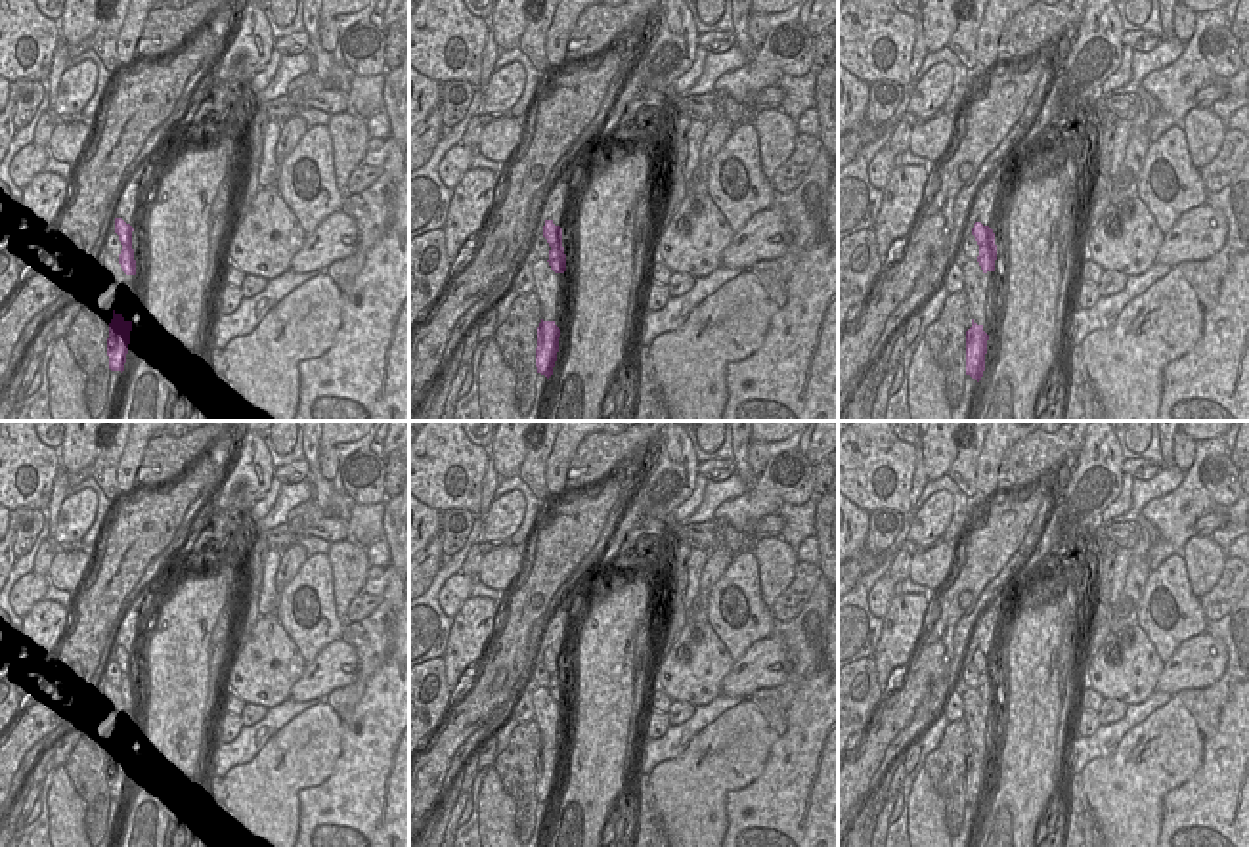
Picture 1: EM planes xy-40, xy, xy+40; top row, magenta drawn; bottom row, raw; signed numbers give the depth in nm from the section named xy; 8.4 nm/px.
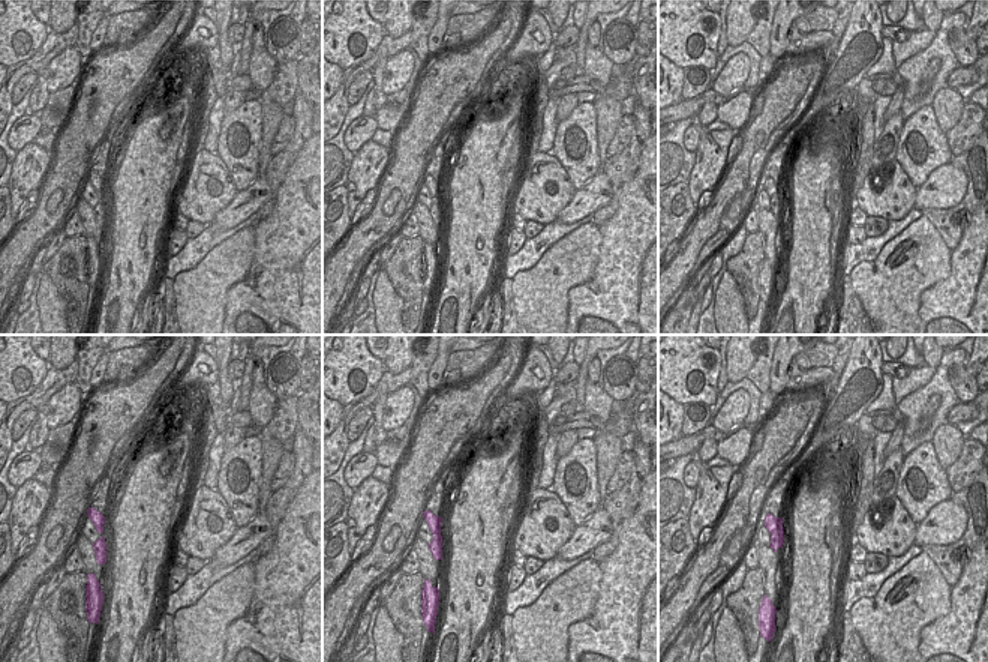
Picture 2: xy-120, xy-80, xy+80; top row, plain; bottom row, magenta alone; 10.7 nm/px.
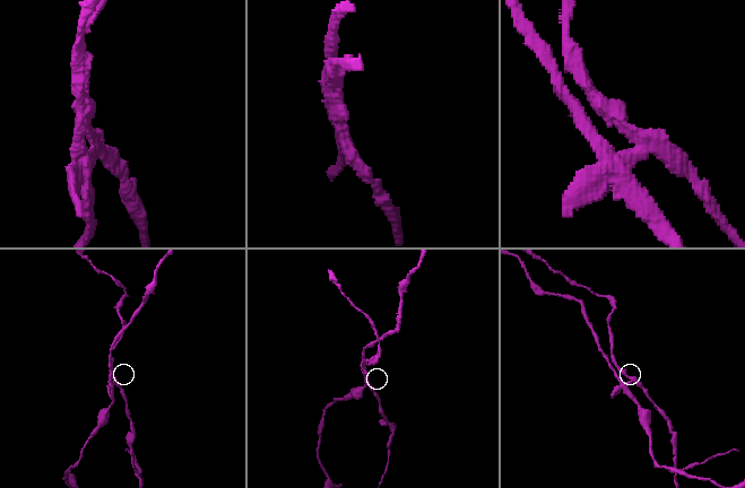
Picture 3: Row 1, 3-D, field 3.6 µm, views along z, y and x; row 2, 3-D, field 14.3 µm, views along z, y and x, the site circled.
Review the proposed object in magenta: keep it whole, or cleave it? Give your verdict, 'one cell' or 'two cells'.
two cells

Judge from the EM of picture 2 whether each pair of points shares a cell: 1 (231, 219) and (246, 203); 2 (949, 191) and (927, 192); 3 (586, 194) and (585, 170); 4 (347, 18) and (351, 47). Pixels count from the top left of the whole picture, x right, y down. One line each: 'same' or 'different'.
1: same
2: same
3: different
4: same

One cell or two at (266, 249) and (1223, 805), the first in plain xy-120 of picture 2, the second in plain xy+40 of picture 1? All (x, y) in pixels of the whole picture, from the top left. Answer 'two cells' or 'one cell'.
one cell

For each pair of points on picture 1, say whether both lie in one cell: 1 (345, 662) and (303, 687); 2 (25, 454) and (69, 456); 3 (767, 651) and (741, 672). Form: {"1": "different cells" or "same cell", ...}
{"1": "same cell", "2": "different cells", "3": "same cell"}

